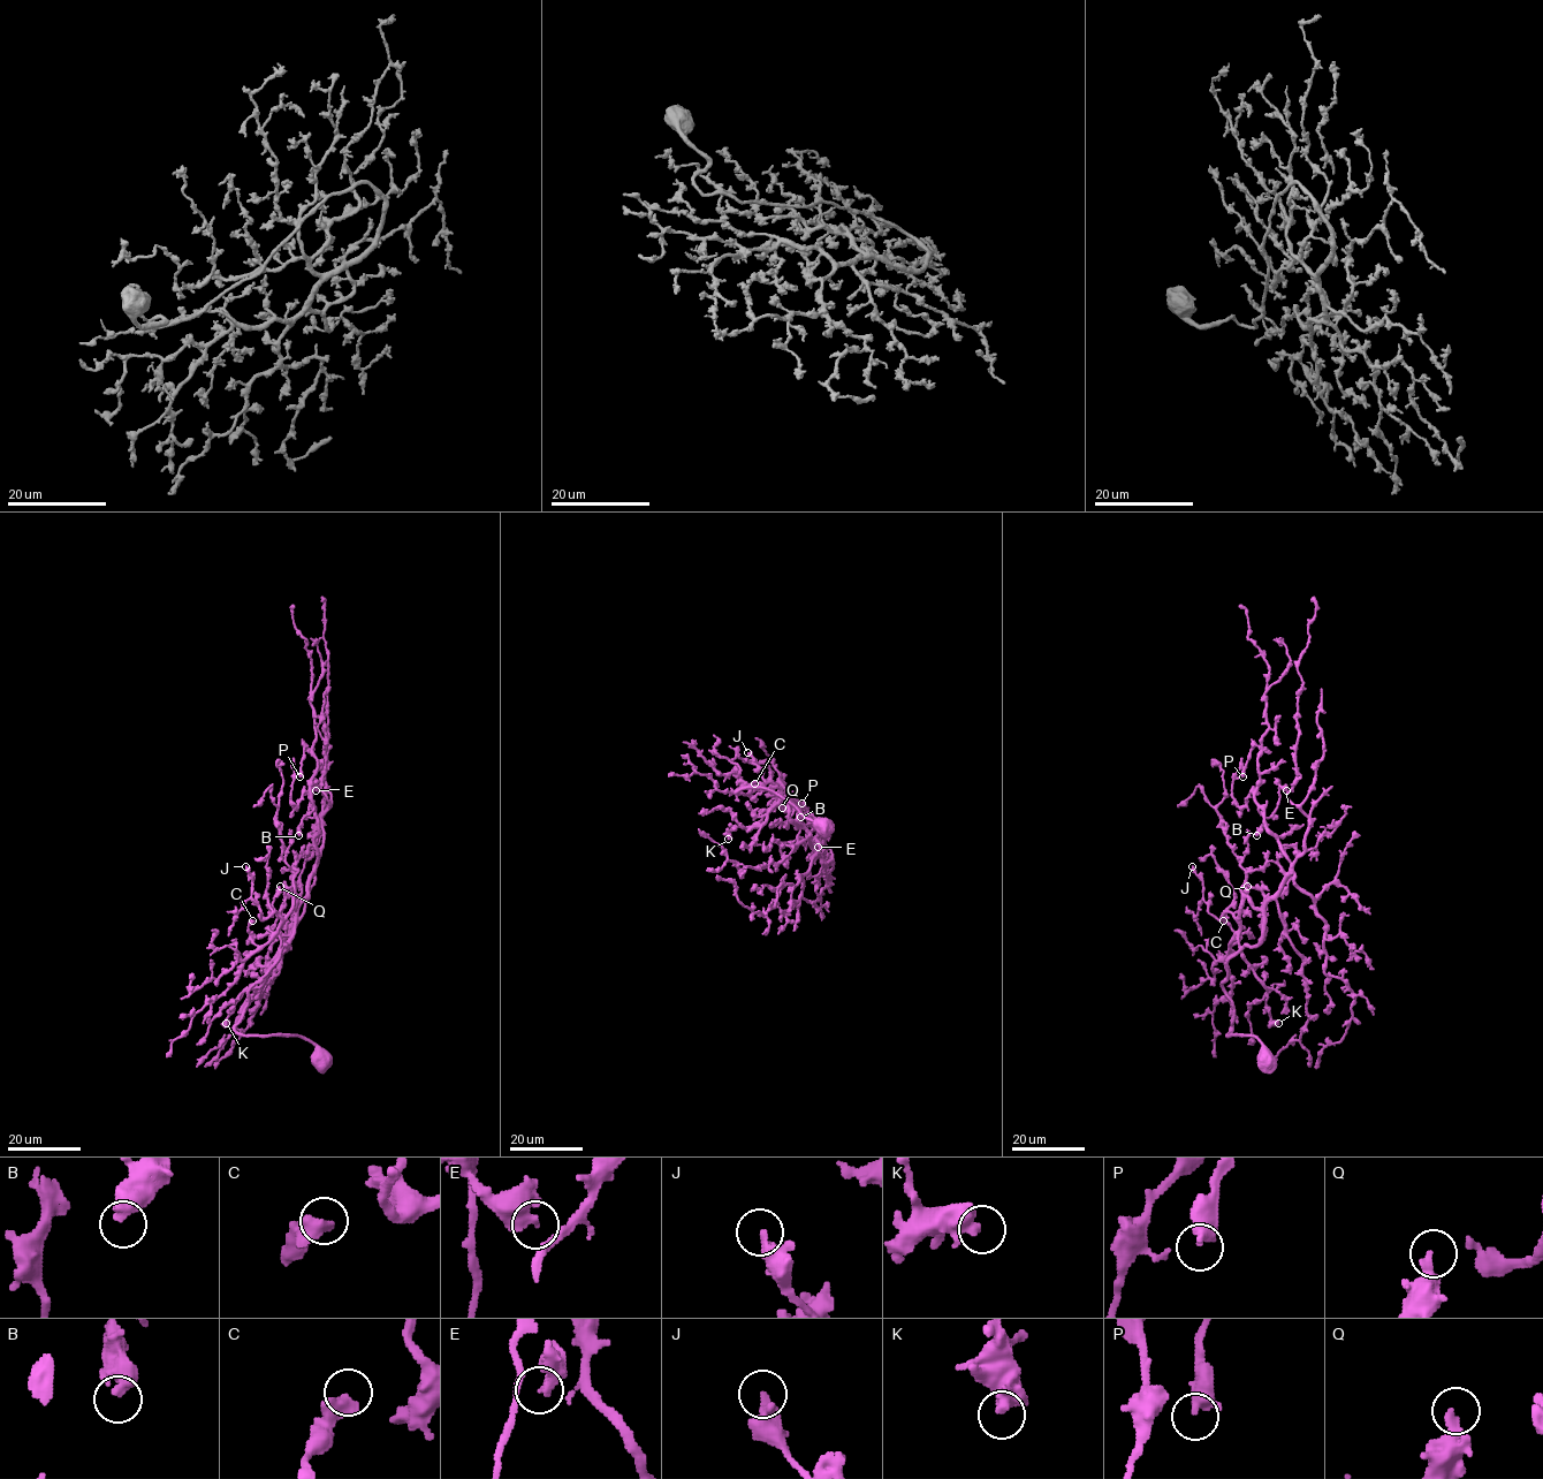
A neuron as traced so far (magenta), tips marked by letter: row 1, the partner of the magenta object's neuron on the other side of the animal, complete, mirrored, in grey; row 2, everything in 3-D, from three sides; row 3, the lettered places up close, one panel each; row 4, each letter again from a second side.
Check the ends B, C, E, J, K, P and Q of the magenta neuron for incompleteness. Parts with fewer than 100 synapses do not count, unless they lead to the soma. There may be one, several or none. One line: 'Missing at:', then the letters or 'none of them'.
Missing at: none of them

